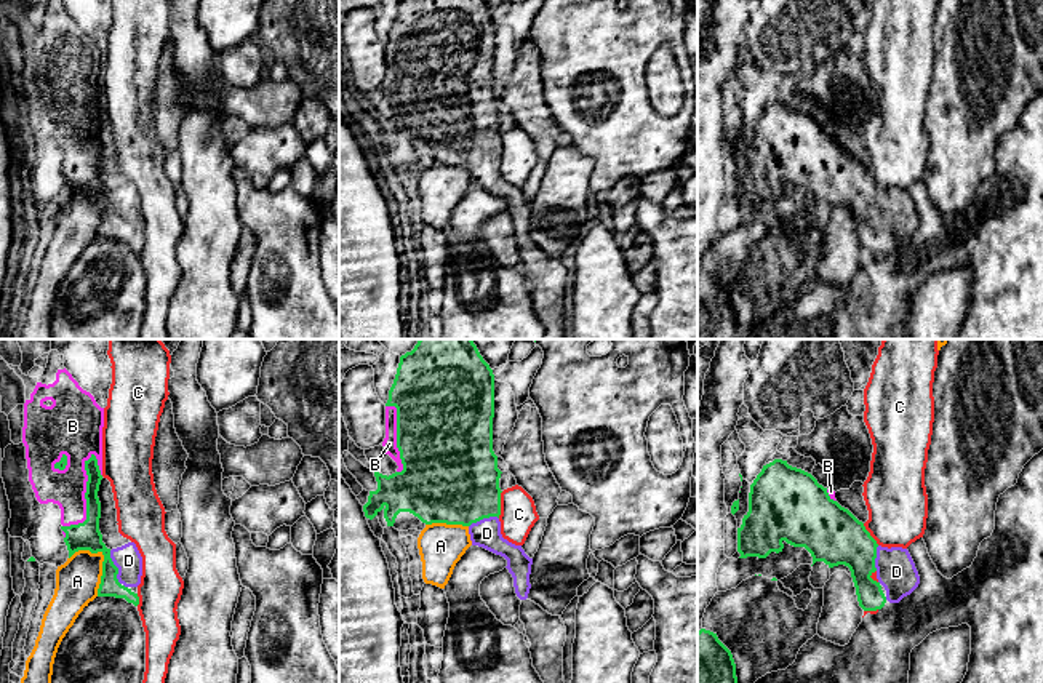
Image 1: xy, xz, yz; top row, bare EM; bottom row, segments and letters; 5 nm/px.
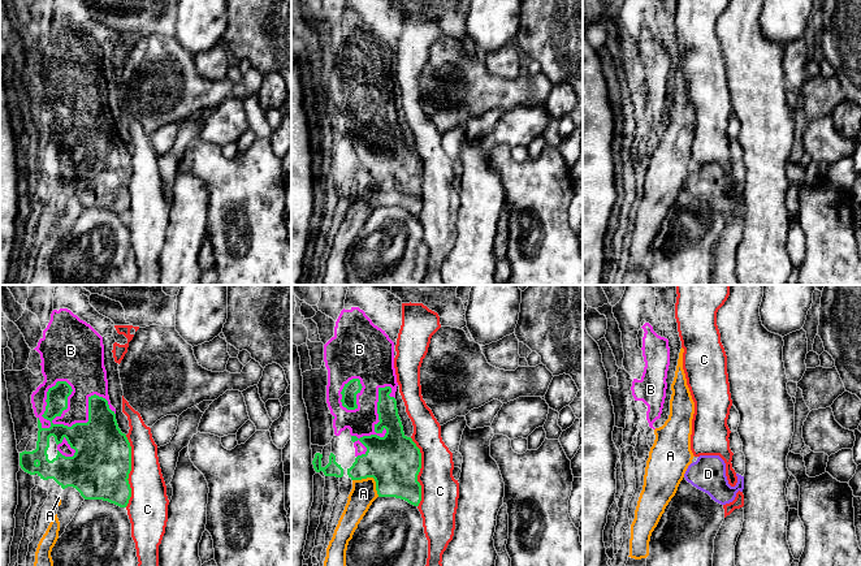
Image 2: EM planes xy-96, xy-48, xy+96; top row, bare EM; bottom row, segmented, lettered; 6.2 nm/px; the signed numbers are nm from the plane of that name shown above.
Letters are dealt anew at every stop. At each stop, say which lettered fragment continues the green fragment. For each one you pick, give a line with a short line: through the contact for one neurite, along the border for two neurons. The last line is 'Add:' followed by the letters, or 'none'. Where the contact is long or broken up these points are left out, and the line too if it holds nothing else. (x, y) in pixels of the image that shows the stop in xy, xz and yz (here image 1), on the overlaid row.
D: line xy (85, 536), (99, 546), (117, 568), (128, 560)
Add: B, D

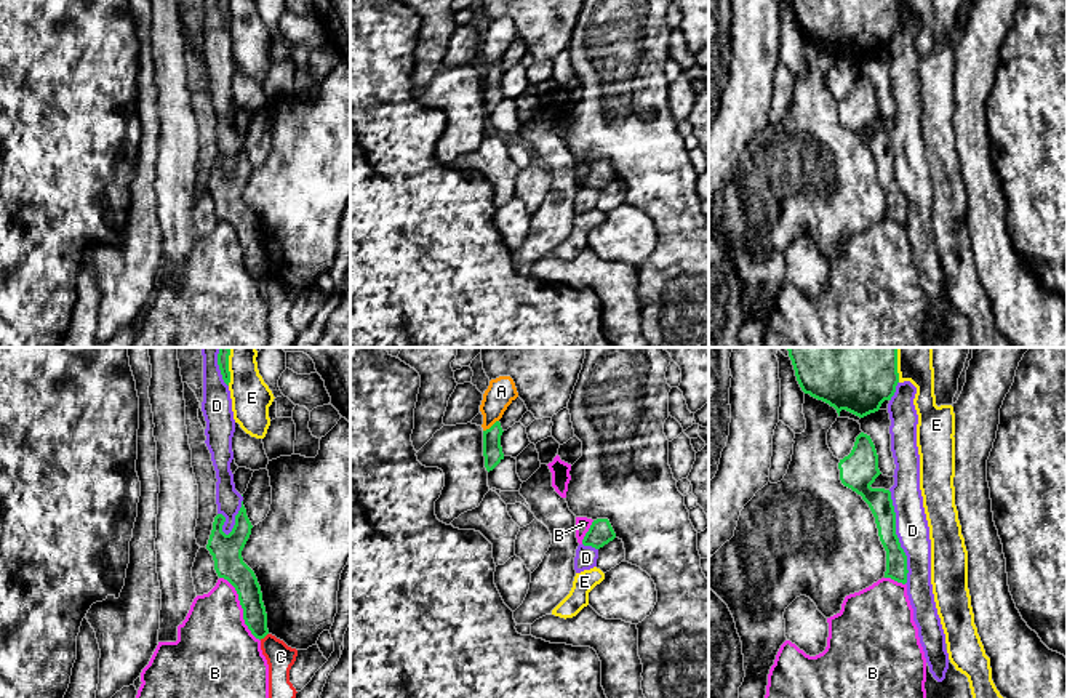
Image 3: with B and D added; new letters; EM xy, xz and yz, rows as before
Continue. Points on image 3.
Add: none

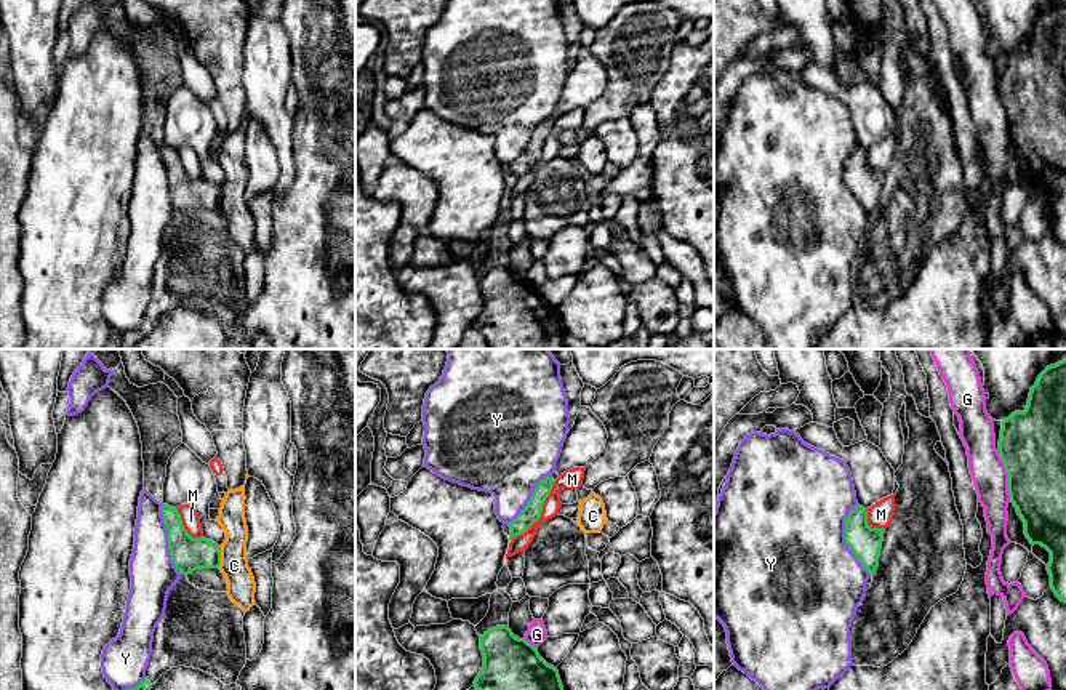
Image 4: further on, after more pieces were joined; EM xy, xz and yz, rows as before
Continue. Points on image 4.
Add: none

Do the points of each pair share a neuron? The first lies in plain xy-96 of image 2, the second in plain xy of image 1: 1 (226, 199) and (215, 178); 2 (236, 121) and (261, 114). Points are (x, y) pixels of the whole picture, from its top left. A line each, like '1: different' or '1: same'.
1: different
2: different

